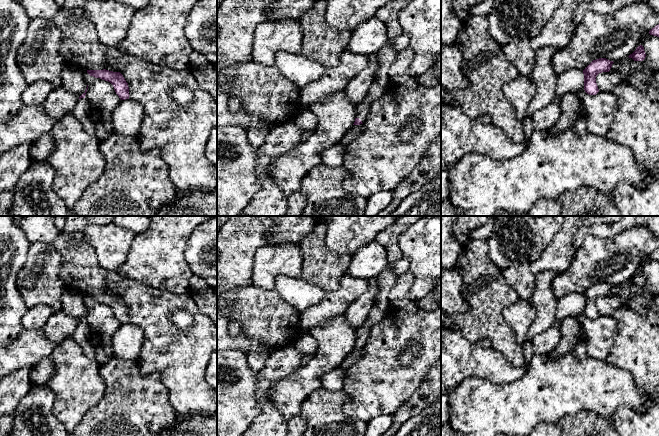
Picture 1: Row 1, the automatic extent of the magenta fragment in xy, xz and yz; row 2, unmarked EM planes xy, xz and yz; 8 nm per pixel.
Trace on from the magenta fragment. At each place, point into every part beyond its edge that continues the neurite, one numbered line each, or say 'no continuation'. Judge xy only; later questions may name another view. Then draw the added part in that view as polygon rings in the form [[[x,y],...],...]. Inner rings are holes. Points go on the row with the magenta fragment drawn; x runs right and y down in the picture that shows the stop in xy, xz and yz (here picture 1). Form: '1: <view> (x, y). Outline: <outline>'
1: xy (81, 111). Outline: [[[86,98],[78,99],[72,113],[80,121],[83,126],[83,129],[91,136],[96,136],[96,128],[94,123],[91,120],[89,104]]]

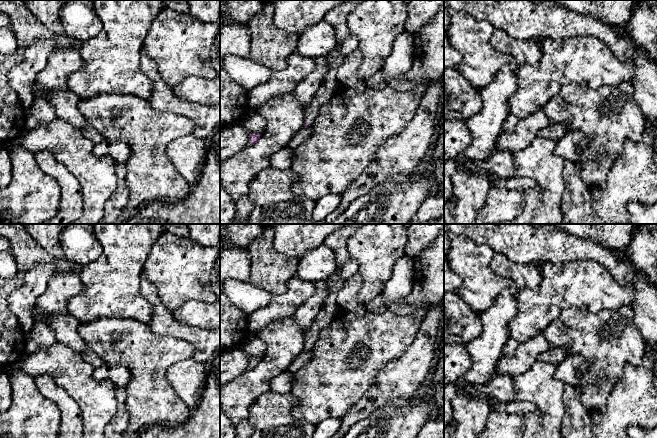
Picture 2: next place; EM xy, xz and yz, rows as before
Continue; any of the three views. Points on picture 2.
1: xz (327, 90). Outline: [[[337,46],[331,53],[326,55],[327,57],[327,72],[324,76],[324,80],[320,88],[317,90],[314,99],[305,107],[304,121],[312,126],[318,115],[319,109],[322,105],[328,103],[330,99],[336,94],[337,71],[345,59],[345,56],[337,52]]]

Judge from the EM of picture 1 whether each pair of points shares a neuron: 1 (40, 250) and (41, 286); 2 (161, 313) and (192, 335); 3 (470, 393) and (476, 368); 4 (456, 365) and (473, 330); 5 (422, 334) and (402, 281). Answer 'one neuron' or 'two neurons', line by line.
1: one neuron
2: one neuron
3: two neurons
4: two neurons
5: two neurons

